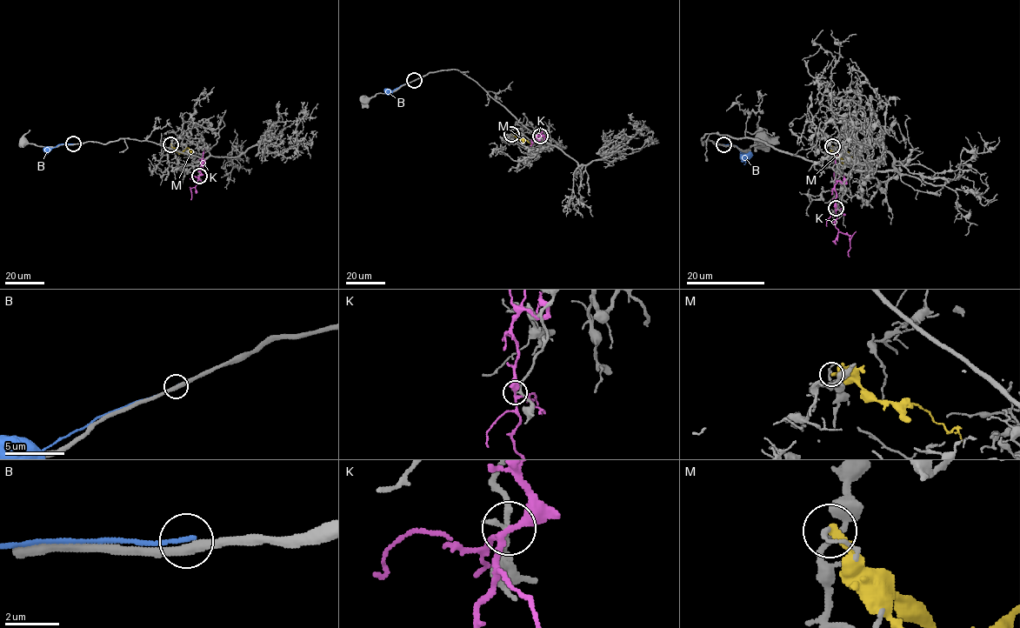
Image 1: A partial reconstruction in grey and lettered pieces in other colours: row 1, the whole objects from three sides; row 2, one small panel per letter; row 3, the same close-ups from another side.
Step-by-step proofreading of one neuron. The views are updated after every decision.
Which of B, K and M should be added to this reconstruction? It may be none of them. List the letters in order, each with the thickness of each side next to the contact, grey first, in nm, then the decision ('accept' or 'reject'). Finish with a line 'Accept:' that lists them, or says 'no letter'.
B: 360 nm thick on the grey side, 160 nm on the other; reject
K: 190 nm thick on the grey side, 240 nm on the other; reject
M: 140 nm thick on the grey side, 280 nm on the other; reject
Accept: no letter

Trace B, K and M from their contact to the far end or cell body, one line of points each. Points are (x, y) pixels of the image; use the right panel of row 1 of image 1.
B: (723, 144), (735, 144), (743, 158)
K: (836, 209), (835, 227), (850, 236), (850, 257)
M: (832, 146), (832, 151), (842, 162), (845, 152), (849, 151), (851, 159), (854, 157)

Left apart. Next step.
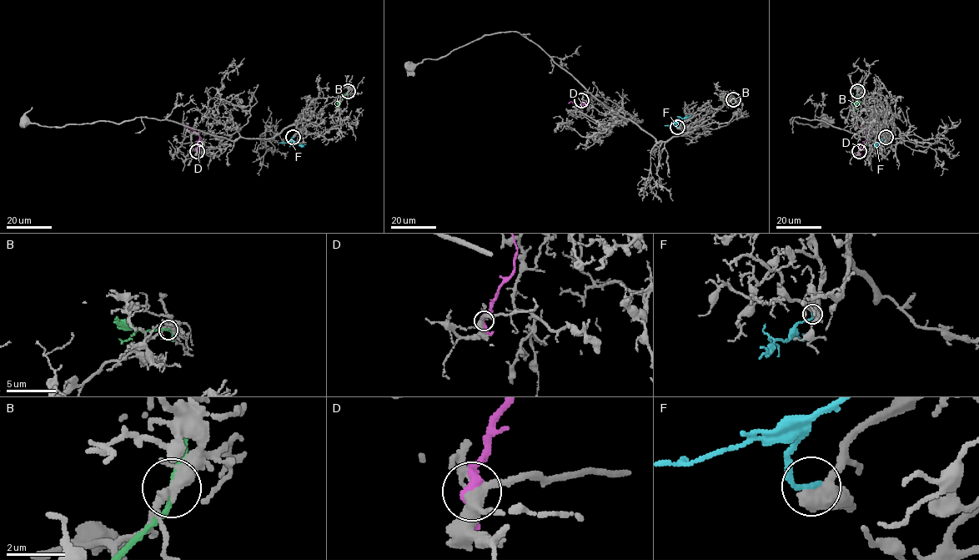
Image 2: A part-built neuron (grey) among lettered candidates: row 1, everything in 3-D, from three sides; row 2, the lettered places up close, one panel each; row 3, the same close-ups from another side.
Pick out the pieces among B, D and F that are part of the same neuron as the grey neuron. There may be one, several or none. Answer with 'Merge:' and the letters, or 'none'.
Merge: F

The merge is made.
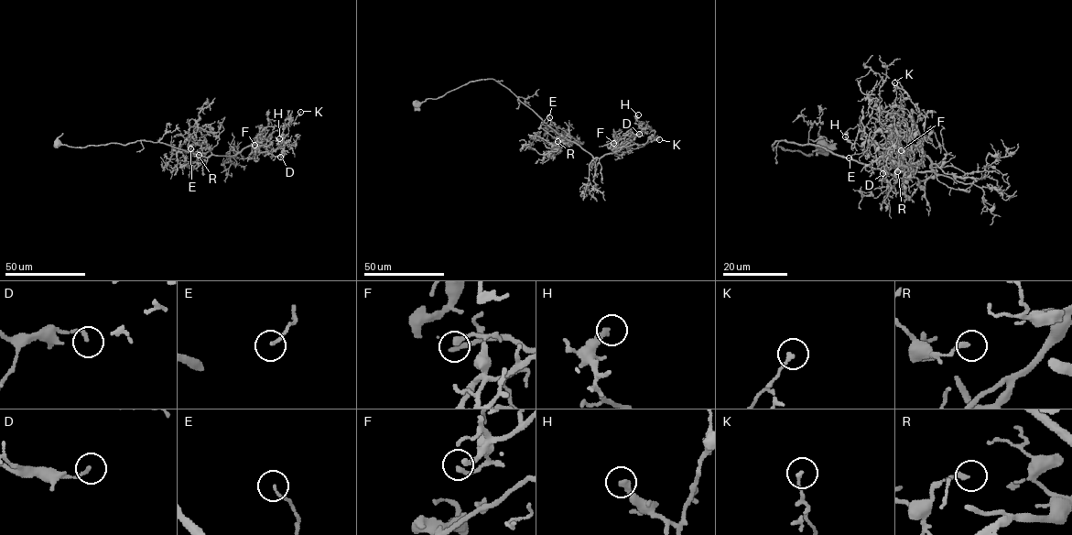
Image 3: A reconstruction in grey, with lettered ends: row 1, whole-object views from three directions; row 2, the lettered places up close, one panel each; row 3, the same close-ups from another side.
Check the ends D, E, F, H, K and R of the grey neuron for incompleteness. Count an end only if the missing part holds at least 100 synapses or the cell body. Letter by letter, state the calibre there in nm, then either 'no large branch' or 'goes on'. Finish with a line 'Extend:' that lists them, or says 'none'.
D: 150 nm thick; no large branch
E: 130 nm thick; no large branch
F: 220 nm thick; no large branch
H: 240 nm thick; no large branch
K: 150 nm thick; no large branch
R: 200 nm thick; no large branch
Extend: none

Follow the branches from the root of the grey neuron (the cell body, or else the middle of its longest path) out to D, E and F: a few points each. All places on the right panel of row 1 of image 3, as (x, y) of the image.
D: (822, 147), (772, 146), (815, 144), (892, 174), (931, 170), (921, 137), (910, 167), (888, 163), (882, 173)
E: (822, 147), (772, 146), (815, 144), (892, 174), (900, 128), (874, 118), (874, 107), (881, 125), (849, 158)
F: (822, 147), (805, 155), (772, 146), (815, 144), (892, 174), (931, 170), (918, 136), (910, 167), (901, 150)

